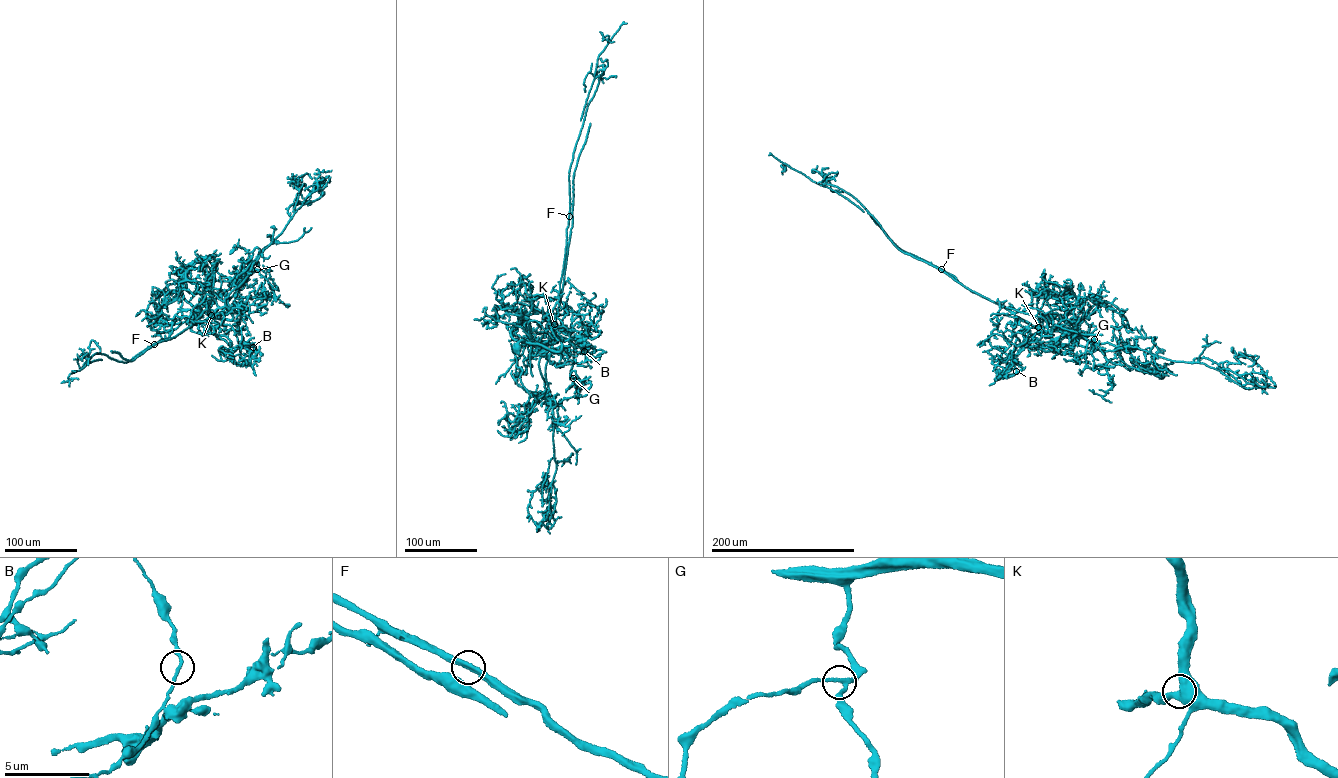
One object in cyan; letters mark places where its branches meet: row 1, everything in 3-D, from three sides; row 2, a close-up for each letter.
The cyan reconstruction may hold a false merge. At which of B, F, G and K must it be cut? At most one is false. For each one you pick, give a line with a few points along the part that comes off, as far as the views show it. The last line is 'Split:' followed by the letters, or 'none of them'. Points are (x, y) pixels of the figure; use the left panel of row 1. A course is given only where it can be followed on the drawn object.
B: course (253, 347), (249, 359), (252, 367), (254, 360), (260, 358)
Split: B

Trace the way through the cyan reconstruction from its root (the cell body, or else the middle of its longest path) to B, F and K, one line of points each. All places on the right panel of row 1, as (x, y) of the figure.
B: (1074, 338), (1064, 336), (1068, 334), (1050, 351), (1049, 330), (1046, 334), (1034, 333), (1011, 362), (1016, 371)
F: (1074, 338), (1064, 336), (1068, 334), (1050, 351), (1049, 330), (972, 292), (941, 269)
K: (1074, 338), (1064, 336), (1068, 334), (1050, 351), (1051, 334), (1038, 327)

